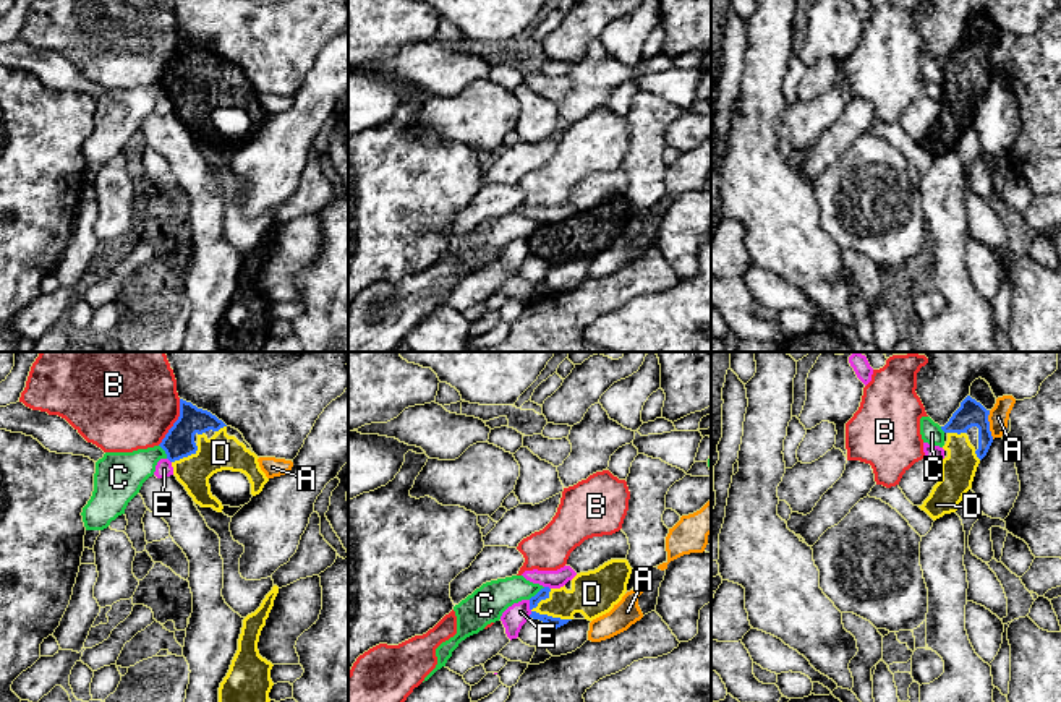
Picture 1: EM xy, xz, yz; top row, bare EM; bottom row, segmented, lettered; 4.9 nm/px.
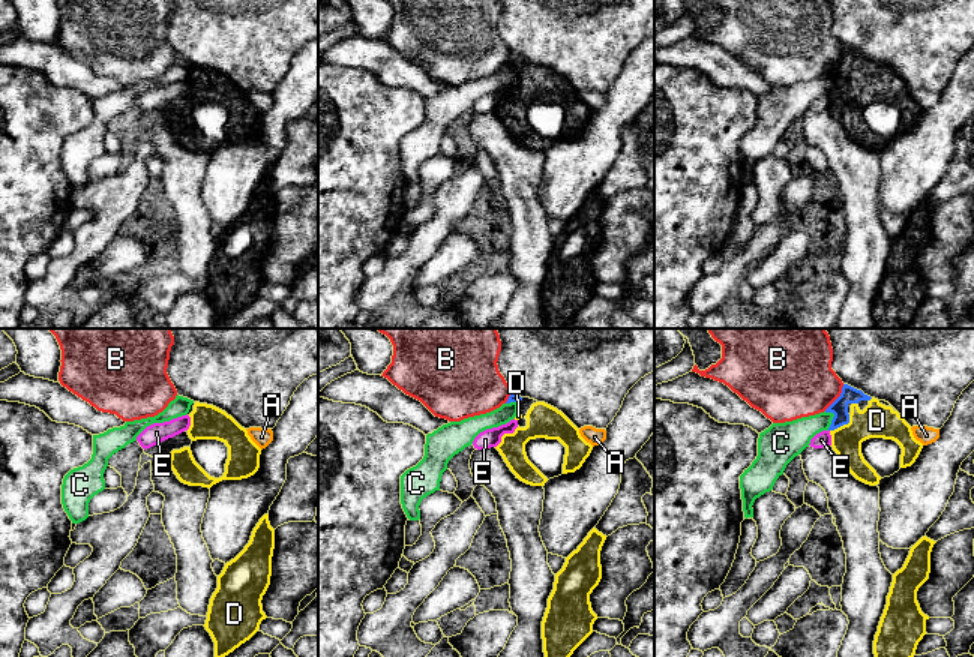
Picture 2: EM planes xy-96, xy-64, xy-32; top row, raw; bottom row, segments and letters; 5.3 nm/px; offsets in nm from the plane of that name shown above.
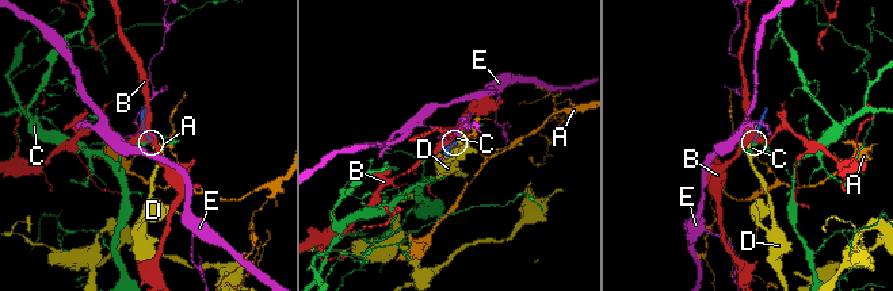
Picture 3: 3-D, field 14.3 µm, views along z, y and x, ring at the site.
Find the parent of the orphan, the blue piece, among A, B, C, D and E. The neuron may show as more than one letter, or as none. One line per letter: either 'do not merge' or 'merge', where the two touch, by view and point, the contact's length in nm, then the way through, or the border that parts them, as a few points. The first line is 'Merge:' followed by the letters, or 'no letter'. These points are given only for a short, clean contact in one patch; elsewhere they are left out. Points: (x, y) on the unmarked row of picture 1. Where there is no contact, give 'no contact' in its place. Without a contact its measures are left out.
Merge: D
A: do not merge; contact yz (988, 62); length 150 nm
B: do not merge; contact xy (175, 59); length 260 nm
C: do not merge; contact xz (538, 229); length 110 nm; border xz (545, 224), (528, 235)
D: merge; contact xz (551, 253); length 200 nm; way xz (553, 260), (551, 253), (564, 240), (593, 231)
E: do not merge; contact xz (530, 245); length 90 nm; border xz (530, 237), (528, 253)

